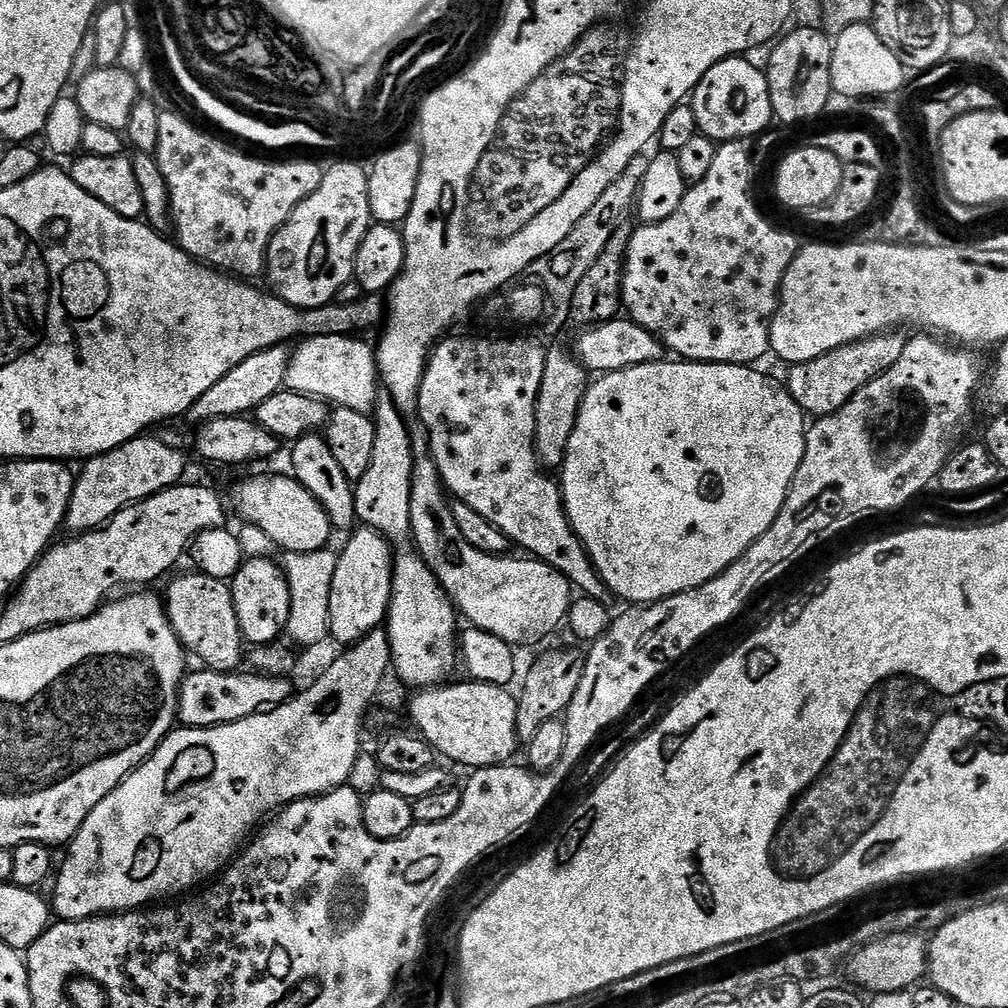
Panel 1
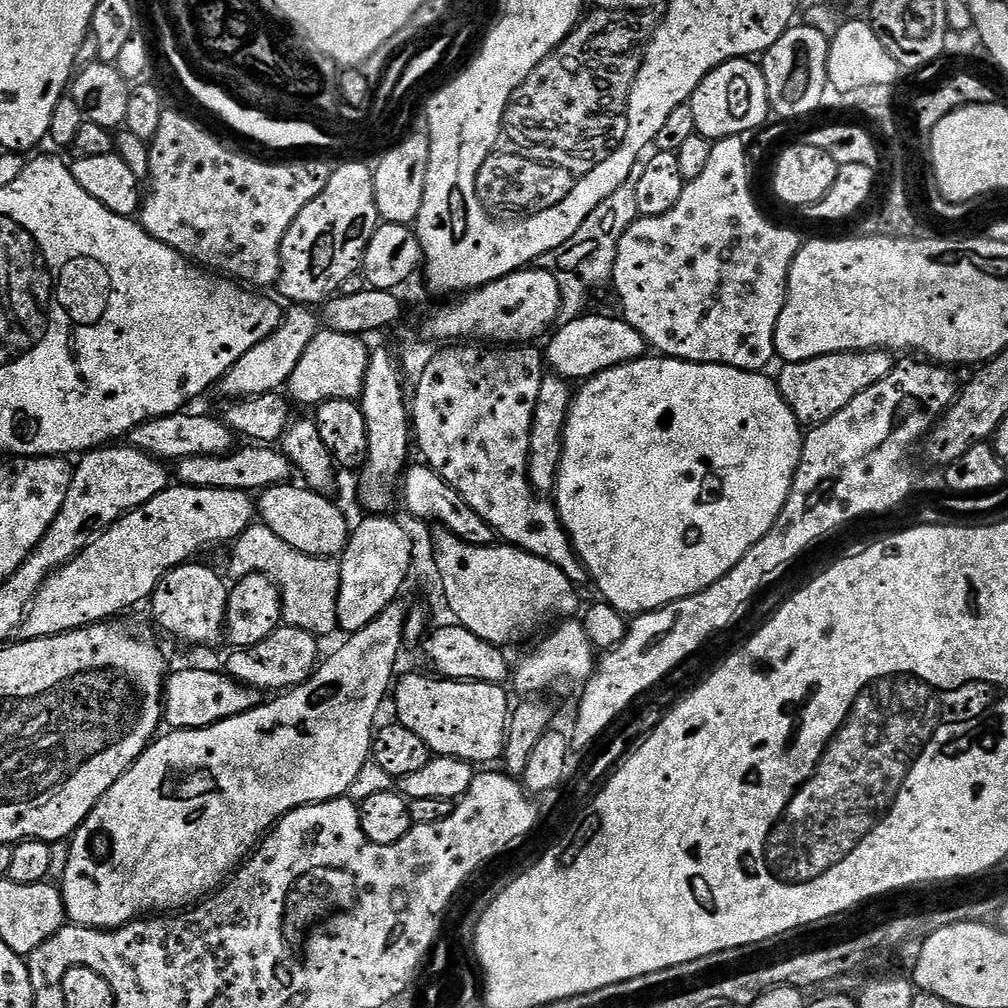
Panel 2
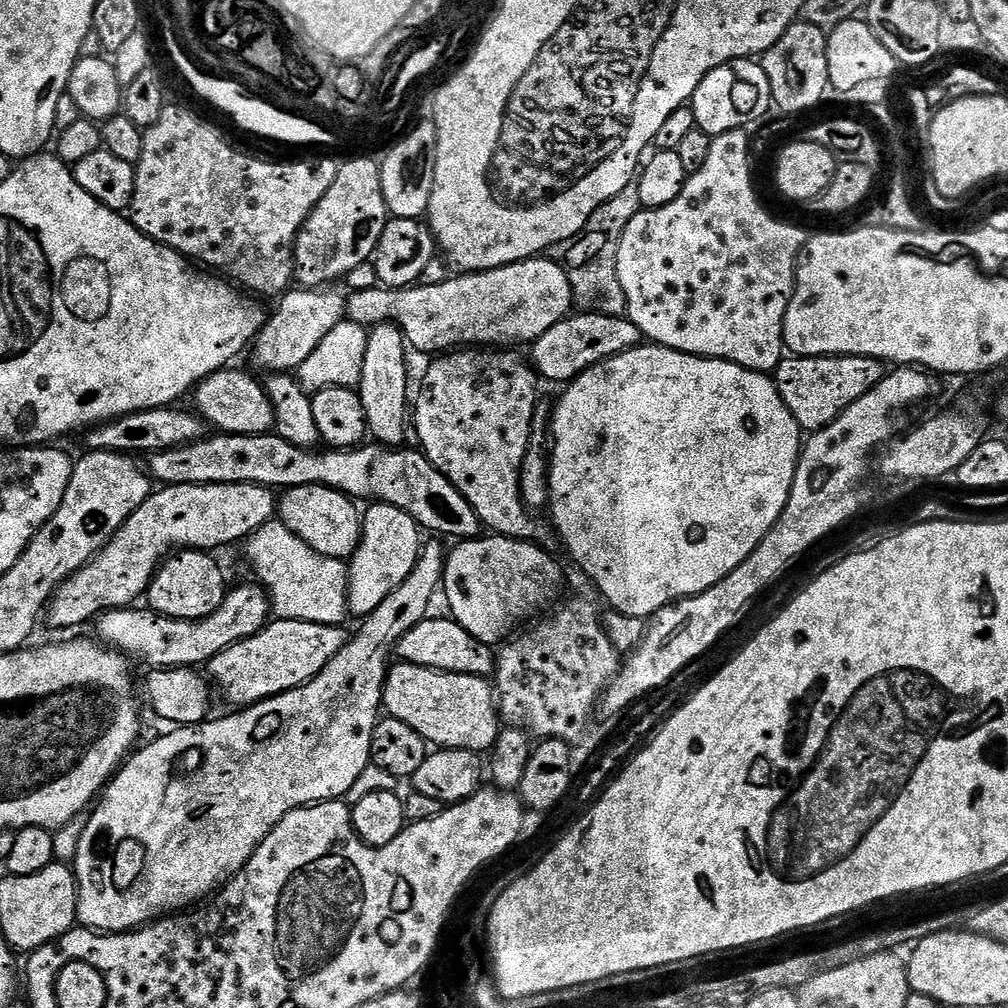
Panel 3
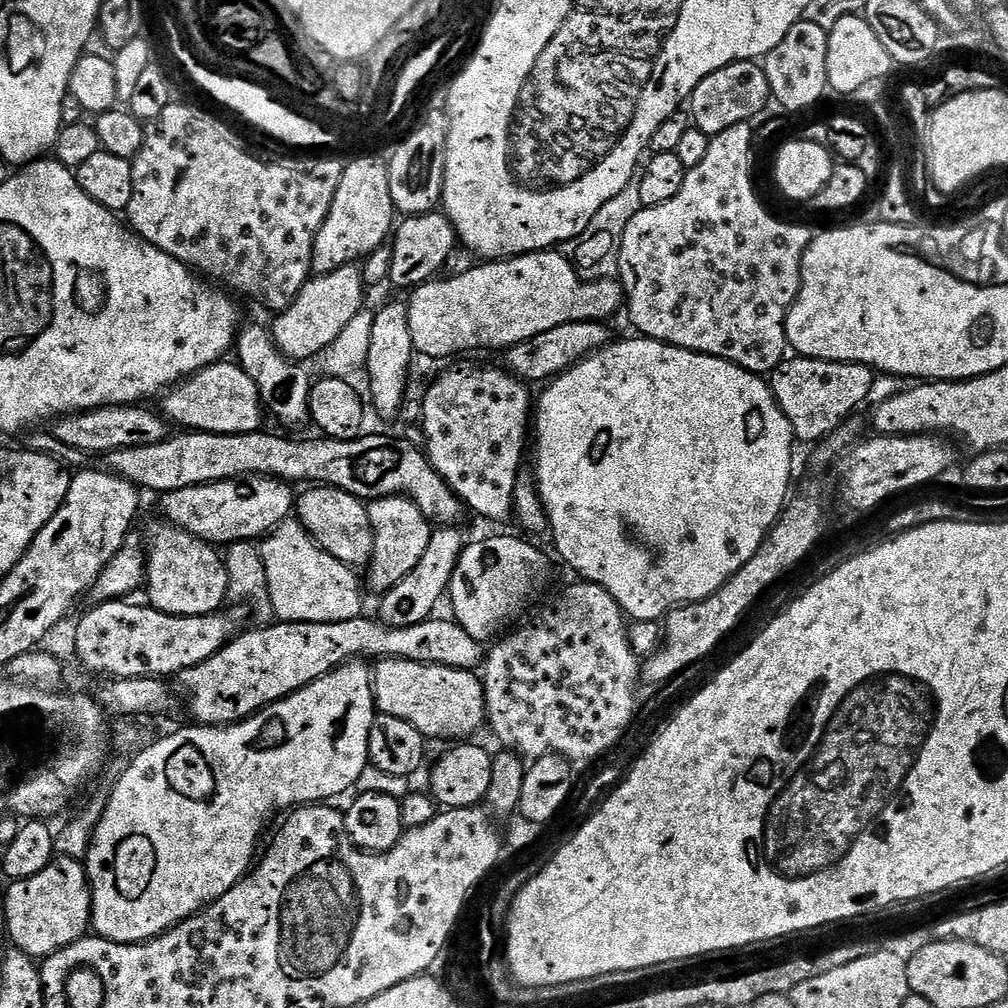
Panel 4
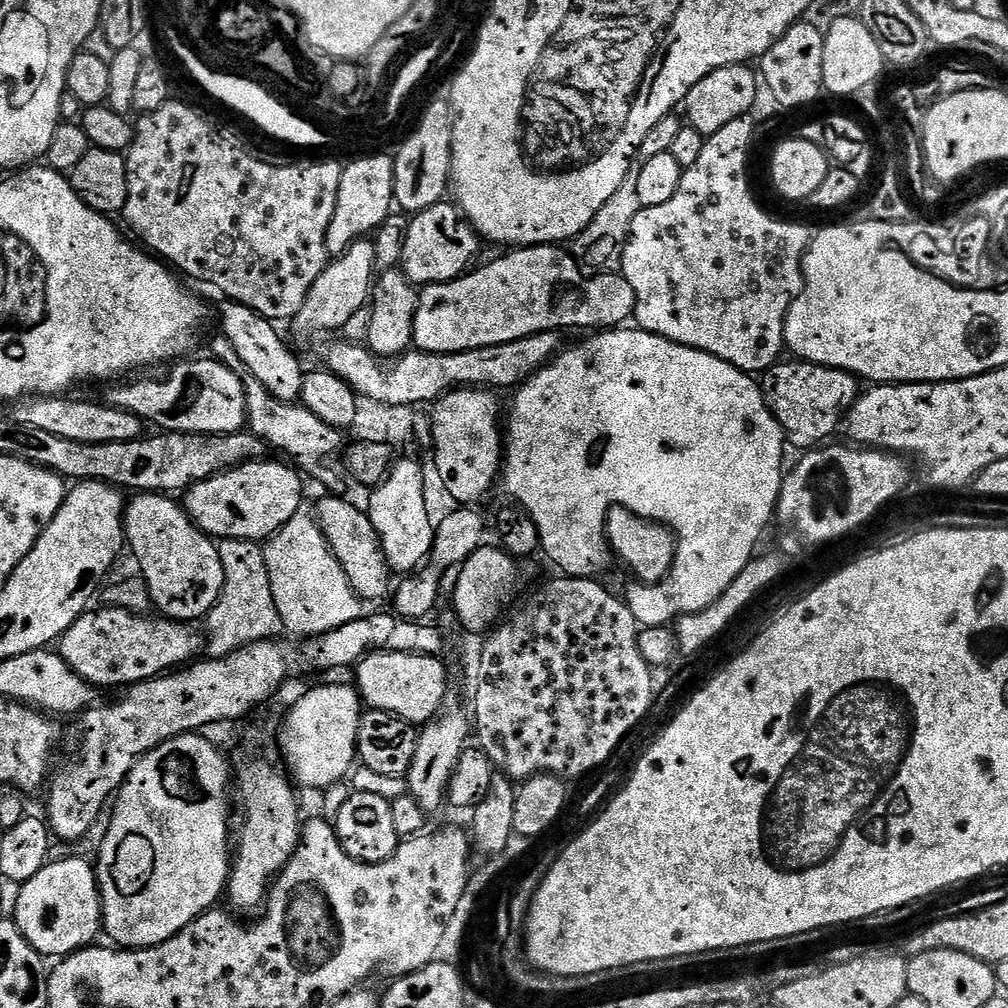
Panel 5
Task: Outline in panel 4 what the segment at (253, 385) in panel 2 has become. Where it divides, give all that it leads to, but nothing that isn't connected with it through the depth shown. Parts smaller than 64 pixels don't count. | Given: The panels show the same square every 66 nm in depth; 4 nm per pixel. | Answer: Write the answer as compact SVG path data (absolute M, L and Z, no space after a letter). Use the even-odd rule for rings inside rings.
M347 264L324 276L313 275L289 308L275 317L276 325L270 328L272 337L291 360L308 362L311 356L319 357L365 307L364 291L364 273L356 264Z

